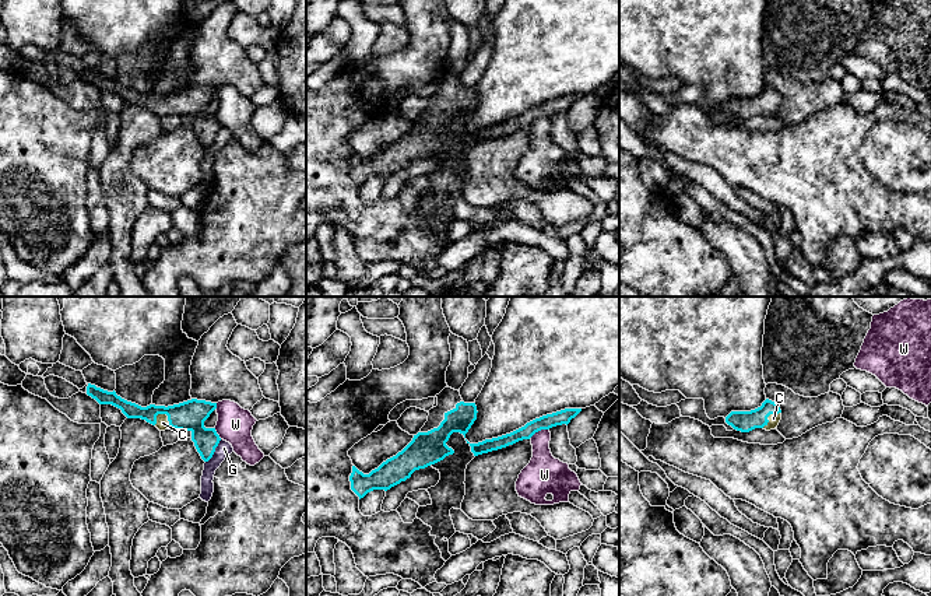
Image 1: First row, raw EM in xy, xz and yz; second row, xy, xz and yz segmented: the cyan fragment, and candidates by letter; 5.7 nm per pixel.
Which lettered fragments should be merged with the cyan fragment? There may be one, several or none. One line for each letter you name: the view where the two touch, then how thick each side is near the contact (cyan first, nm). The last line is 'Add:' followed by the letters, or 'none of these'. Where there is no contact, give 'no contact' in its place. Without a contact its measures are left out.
C: xy | 180/70 nm
Add: C

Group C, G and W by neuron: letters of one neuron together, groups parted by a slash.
C / G / W

